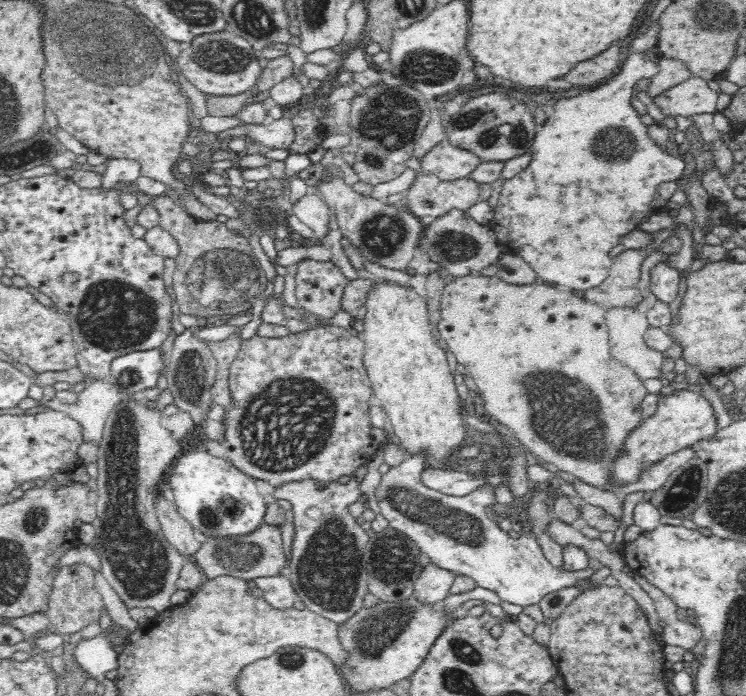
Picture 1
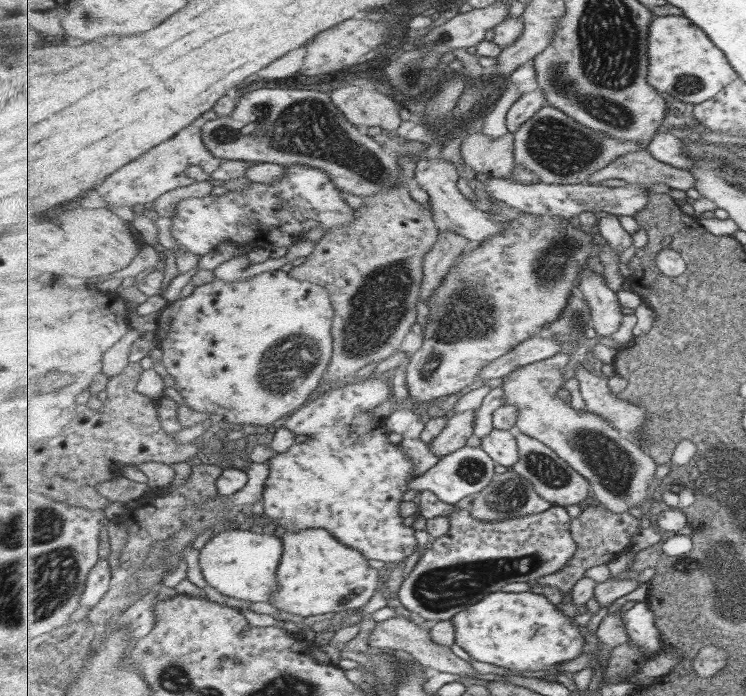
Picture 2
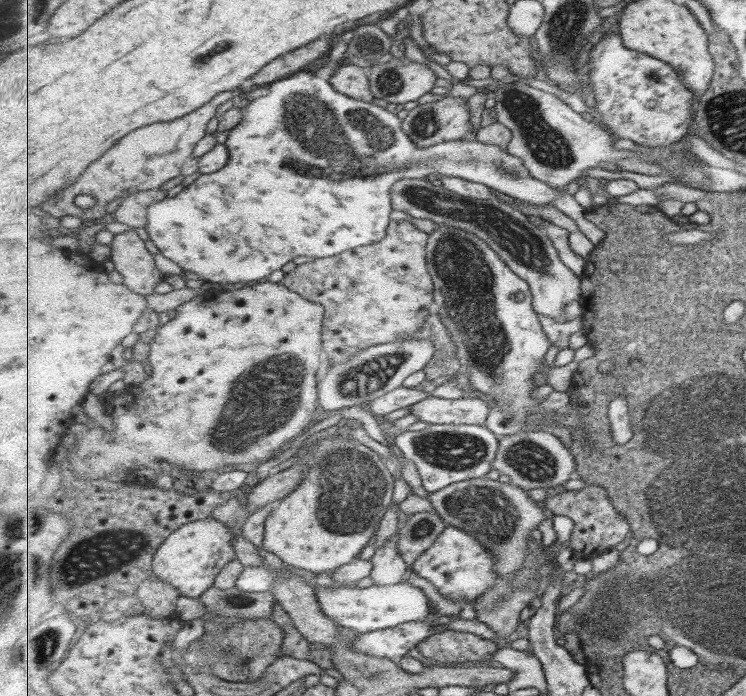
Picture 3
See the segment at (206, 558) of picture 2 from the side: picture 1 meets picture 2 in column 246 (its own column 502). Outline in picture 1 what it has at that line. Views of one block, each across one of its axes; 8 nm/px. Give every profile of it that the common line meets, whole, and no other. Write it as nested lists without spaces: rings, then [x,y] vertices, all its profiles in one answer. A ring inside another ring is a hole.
[[[408,457],[405,462],[392,466],[391,471],[381,477],[377,487],[380,490],[378,504],[380,514],[388,518],[386,512],[392,512],[392,528],[405,534],[412,542],[415,542],[428,560],[438,568],[448,570],[457,576],[470,577],[480,588],[487,588],[495,592],[502,601],[520,606],[538,604],[541,598],[549,592],[560,590],[564,587],[574,586],[576,579],[587,579],[588,572],[582,569],[576,572],[568,572],[563,569],[556,569],[553,564],[544,556],[538,543],[528,532],[521,533],[521,536],[514,539],[508,532],[502,531],[497,520],[500,515],[495,511],[492,514],[492,502],[494,492],[489,486],[478,488],[470,494],[456,496],[446,494],[439,490],[430,488],[422,481],[421,473],[425,470],[424,459],[421,457]],[[384,486],[392,486],[390,490],[384,490]]]

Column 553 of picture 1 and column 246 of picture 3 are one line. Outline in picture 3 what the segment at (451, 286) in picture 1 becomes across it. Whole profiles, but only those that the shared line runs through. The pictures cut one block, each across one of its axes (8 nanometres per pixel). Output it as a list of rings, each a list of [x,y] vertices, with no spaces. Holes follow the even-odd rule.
[[[267,280],[263,282],[257,282],[256,284],[247,284],[245,286],[239,287],[229,287],[224,290],[212,289],[205,294],[201,294],[201,296],[195,297],[193,300],[189,300],[189,302],[177,307],[176,316],[171,319],[168,323],[159,327],[157,332],[152,339],[152,342],[149,344],[150,346],[150,362],[151,362],[151,376],[147,376],[141,384],[138,386],[131,386],[125,388],[120,394],[116,397],[108,395],[105,399],[105,408],[106,413],[111,416],[111,420],[113,422],[114,430],[105,432],[102,427],[95,428],[95,430],[89,430],[89,432],[85,432],[87,434],[87,438],[83,438],[81,442],[79,442],[79,446],[77,448],[69,448],[69,450],[73,450],[71,452],[71,456],[67,456],[70,460],[70,464],[73,466],[73,471],[77,472],[80,475],[81,479],[103,479],[107,480],[107,475],[111,475],[111,473],[115,473],[117,470],[125,471],[127,469],[129,472],[134,470],[139,470],[148,466],[149,464],[154,464],[155,462],[163,462],[169,463],[169,466],[173,466],[175,471],[179,471],[180,474],[185,474],[188,476],[192,476],[192,474],[199,476],[205,476],[207,478],[216,479],[219,475],[221,475],[225,471],[234,471],[235,469],[253,469],[258,466],[258,464],[262,464],[265,461],[271,460],[274,457],[278,456],[281,452],[281,446],[285,446],[285,442],[289,442],[290,439],[297,438],[299,432],[301,430],[305,430],[307,426],[311,426],[313,422],[315,422],[315,416],[319,416],[319,392],[318,392],[318,372],[319,366],[323,366],[325,362],[324,357],[324,319],[325,319],[325,306],[318,302],[310,302],[309,300],[305,300],[301,294],[297,294],[297,292],[293,292],[293,290],[289,290],[287,286],[282,285],[281,282],[269,282]]]

